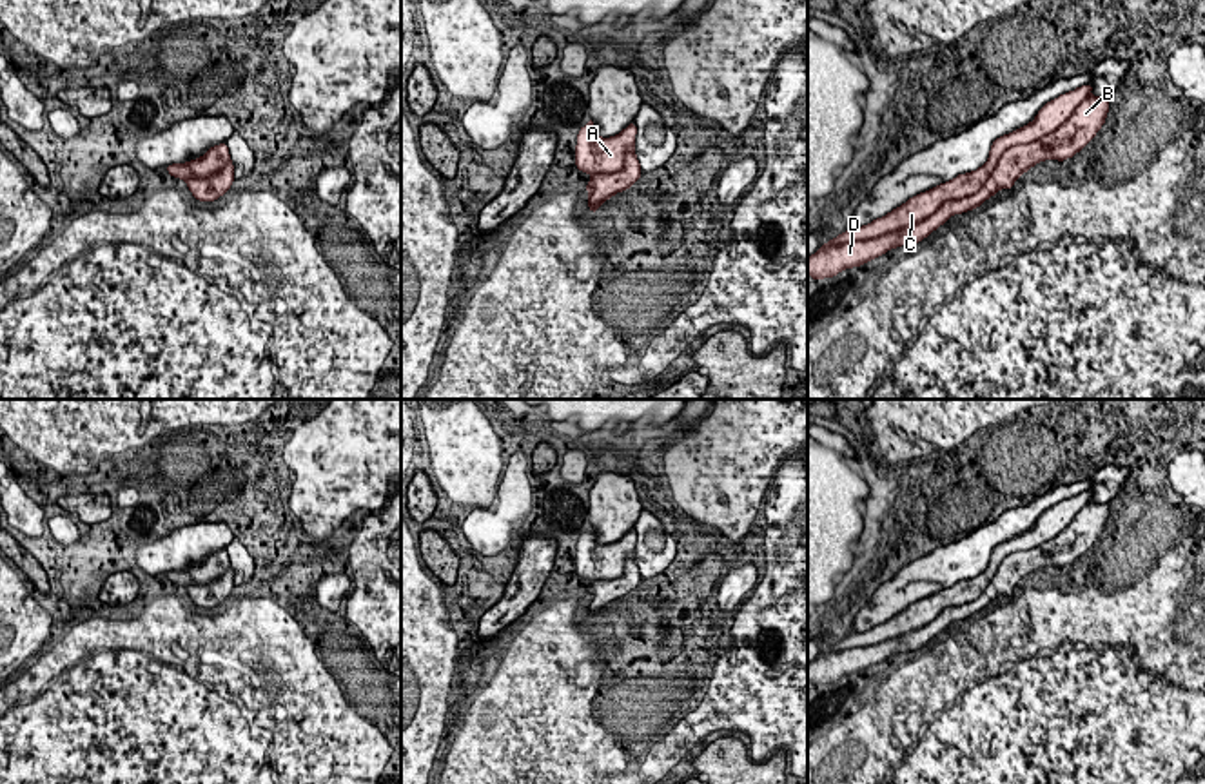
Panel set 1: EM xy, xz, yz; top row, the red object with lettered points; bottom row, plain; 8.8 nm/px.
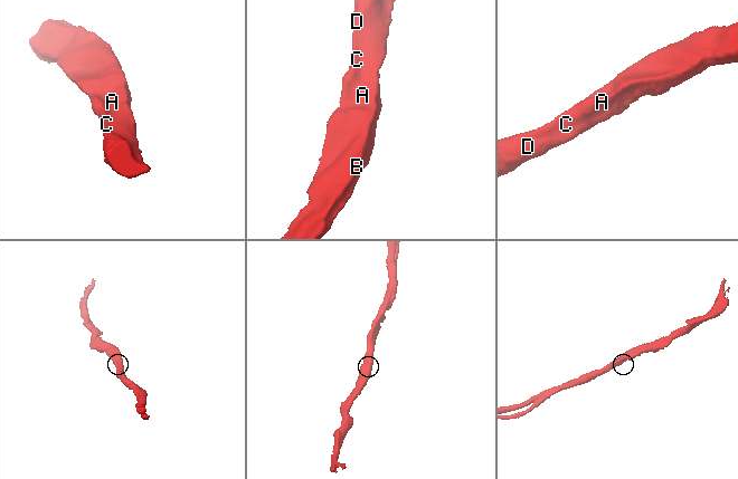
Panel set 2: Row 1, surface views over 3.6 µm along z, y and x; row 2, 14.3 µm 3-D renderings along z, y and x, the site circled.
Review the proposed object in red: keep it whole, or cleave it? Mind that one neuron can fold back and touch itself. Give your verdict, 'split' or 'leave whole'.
split

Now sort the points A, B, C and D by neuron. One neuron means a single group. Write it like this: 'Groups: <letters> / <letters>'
Groups: A C / B D

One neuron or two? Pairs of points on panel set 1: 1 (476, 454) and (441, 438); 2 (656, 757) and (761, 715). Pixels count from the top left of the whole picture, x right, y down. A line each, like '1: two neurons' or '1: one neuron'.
1: one neuron
2: one neuron

